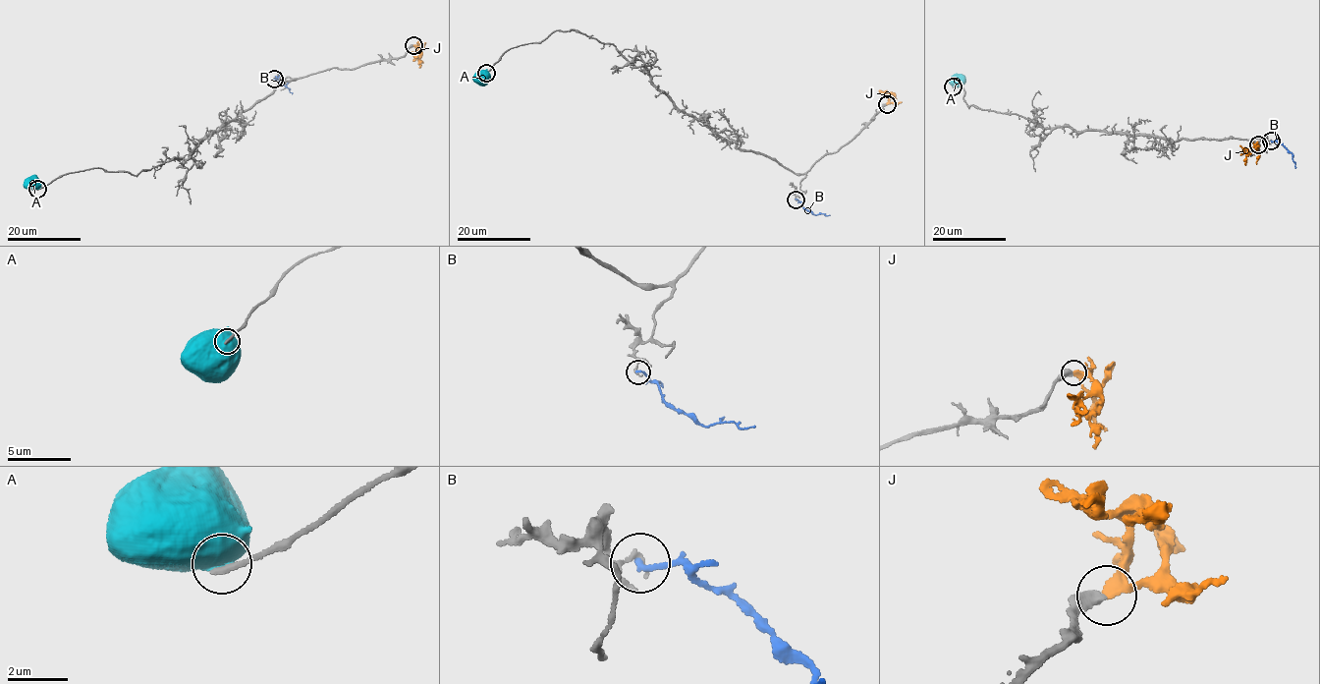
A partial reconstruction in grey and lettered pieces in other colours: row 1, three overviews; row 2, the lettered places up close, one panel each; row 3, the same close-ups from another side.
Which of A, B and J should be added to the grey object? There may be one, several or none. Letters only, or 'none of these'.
J

